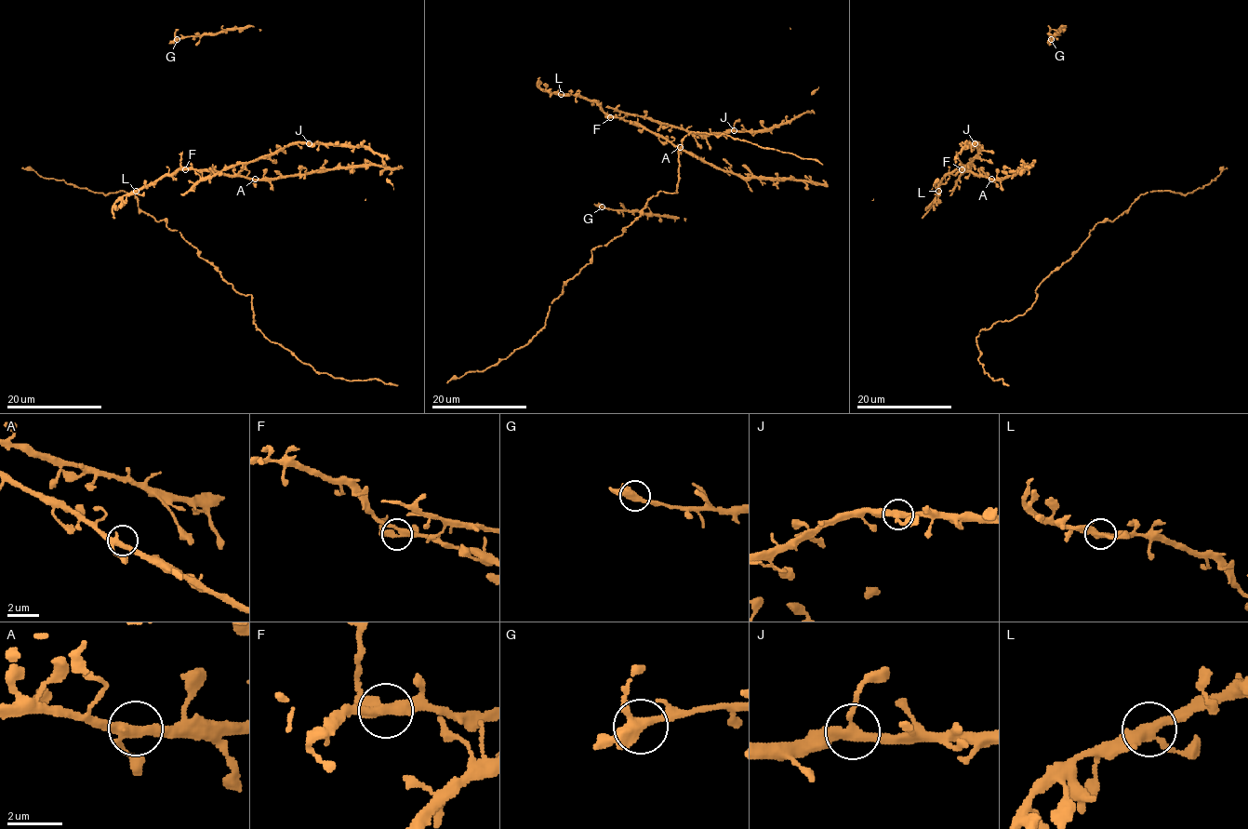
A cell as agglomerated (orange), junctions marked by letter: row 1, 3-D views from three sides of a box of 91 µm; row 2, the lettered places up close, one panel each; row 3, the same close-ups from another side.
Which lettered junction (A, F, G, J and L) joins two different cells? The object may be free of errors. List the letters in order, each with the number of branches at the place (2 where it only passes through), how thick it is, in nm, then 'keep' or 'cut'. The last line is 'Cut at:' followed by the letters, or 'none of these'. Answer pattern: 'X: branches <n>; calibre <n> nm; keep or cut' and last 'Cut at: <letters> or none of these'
A: branches 3; calibre 320 nm; keep
F: branches 3; calibre 360 nm; cut
G: branches 3; calibre 360 nm; keep
J: branches 3; calibre 320 nm; keep
L: branches 3; calibre 320 nm; keep
Cut at: F

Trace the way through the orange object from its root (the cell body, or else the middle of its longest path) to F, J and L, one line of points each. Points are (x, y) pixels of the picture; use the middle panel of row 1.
F: (680, 153), (663, 137), (633, 123), (610, 117)
J: (680, 153), (663, 137), (622, 118), (645, 115), (663, 127), (677, 127), (694, 134), (734, 130)
L: (680, 153), (663, 137), (633, 123), (609, 117), (594, 101), (572, 94), (561, 94)

